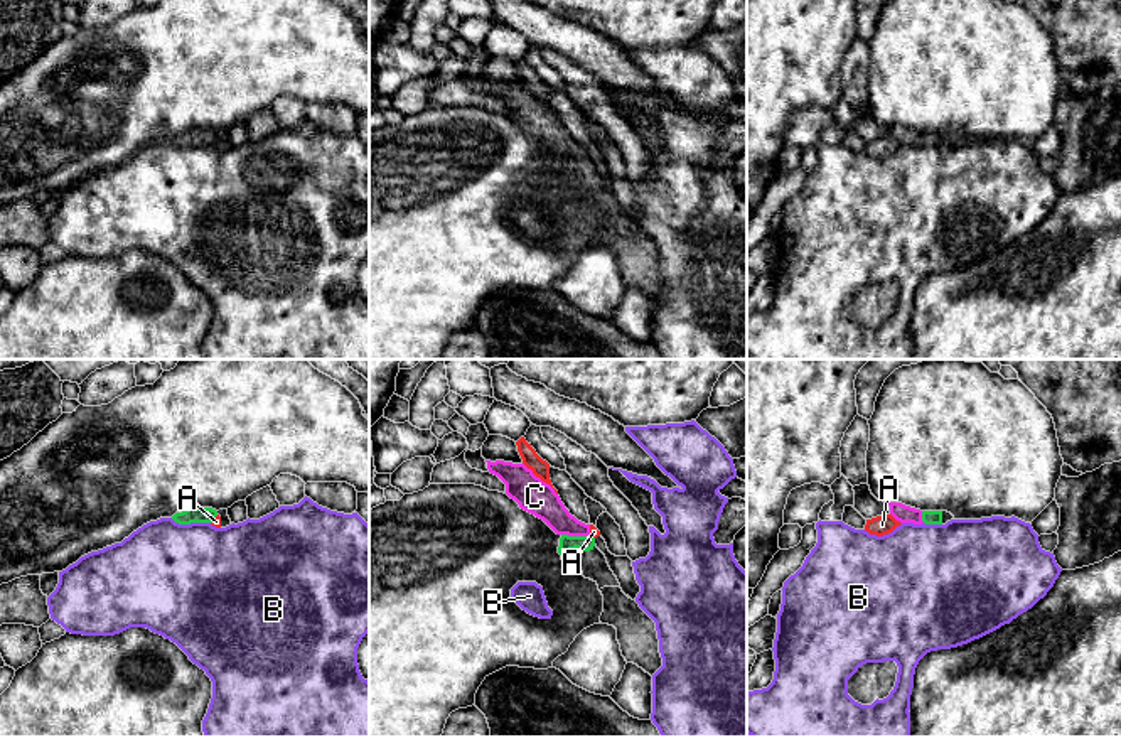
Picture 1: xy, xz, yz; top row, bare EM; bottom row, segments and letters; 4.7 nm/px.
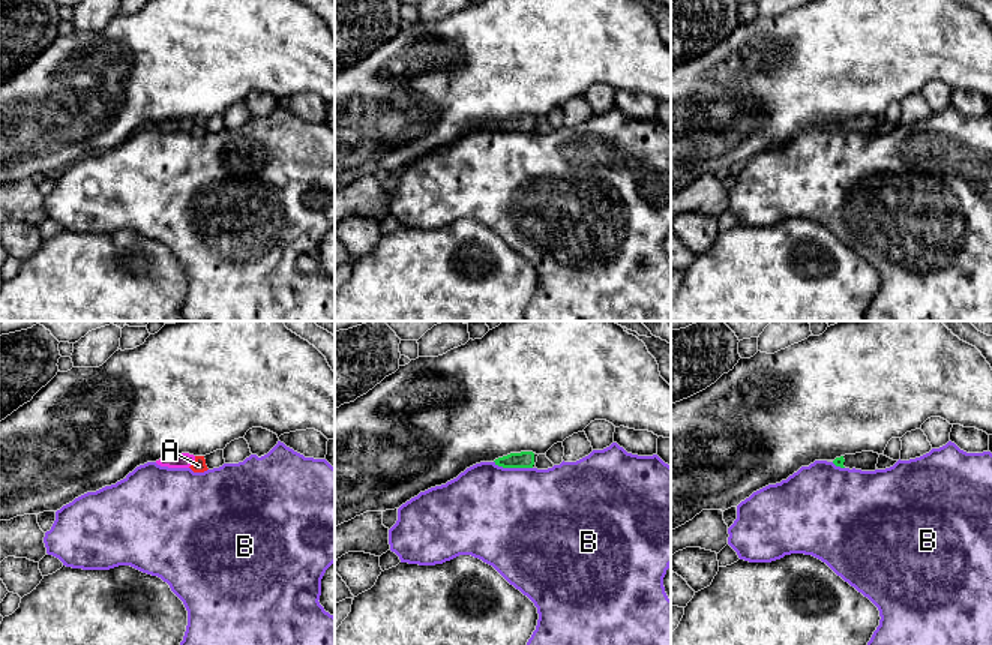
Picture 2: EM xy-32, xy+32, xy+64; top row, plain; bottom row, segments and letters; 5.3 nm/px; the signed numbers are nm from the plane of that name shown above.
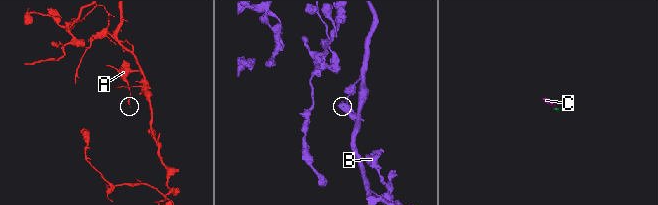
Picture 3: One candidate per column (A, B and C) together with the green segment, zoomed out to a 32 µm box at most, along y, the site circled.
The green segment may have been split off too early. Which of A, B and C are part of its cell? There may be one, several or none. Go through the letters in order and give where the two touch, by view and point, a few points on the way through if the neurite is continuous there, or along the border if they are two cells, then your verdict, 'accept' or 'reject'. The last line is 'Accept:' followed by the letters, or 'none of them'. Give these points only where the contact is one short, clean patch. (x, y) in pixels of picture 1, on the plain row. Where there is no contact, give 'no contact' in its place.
A: contact xy (214, 140); border xy (218, 137), (211, 145); reject
B: contact xy (191, 144); border xy (171, 140), (179, 145), (209, 145); reject
C: contact xz (577, 159); way xz (585, 166), (577, 159), (540, 122); accept
Accept: C

